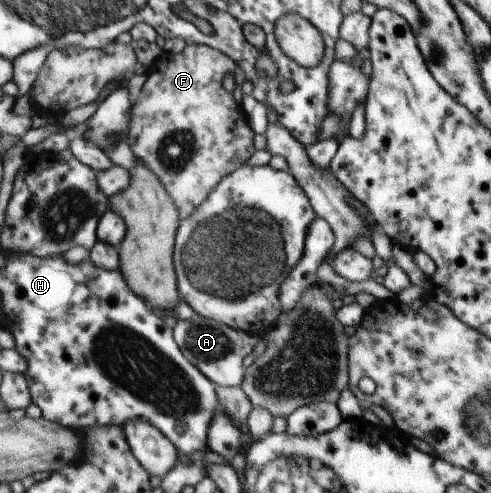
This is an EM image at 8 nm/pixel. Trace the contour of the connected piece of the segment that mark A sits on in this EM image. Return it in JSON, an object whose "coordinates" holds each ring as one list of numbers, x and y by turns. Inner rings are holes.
{"coordinates":[[196,313,189,320,176,320,172,325,174,340,181,347,183,357,199,369,203,376,209,378,215,387,240,387,243,375,241,360,252,352,252,348,261,338,249,335,238,329,231,330,229,326,212,319,201,317]]}

